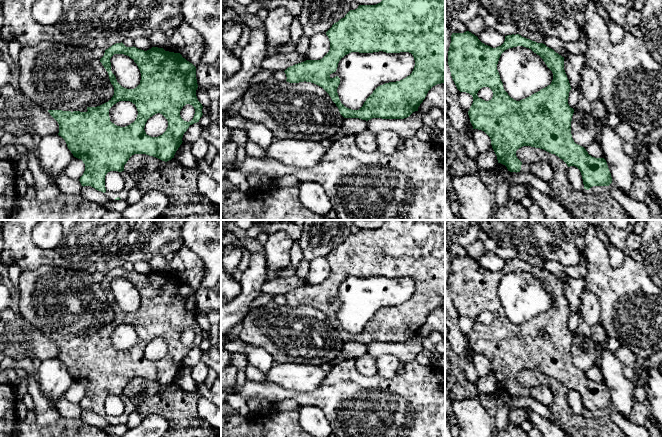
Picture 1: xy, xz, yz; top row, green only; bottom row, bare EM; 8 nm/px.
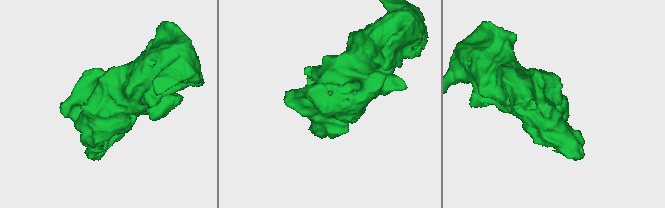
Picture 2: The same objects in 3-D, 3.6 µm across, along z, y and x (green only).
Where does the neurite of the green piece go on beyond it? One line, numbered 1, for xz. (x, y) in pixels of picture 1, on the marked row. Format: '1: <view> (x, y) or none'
1: none

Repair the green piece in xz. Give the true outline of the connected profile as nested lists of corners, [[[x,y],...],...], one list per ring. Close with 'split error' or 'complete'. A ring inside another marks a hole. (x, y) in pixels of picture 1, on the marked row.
[[[382,0],[376,5],[359,5],[334,23],[326,35],[330,41],[330,50],[322,59],[306,60],[288,67],[284,72],[289,83],[306,81],[322,87],[344,118],[366,121],[372,118],[407,118],[418,111],[433,86],[445,83],[445,0]],[[379,51],[411,53],[415,60],[412,73],[400,81],[378,86],[359,110],[345,107],[337,93],[340,78],[331,78],[330,75],[336,72],[339,61],[351,52]]]; complete

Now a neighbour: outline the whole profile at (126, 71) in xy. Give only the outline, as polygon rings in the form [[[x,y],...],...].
[[[114,54],[111,57],[110,62],[111,71],[122,87],[134,89],[140,84],[140,70],[134,60],[129,56],[124,54]]]

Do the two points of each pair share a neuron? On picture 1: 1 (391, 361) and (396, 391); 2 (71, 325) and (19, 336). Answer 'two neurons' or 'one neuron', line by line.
1: two neurons
2: two neurons

